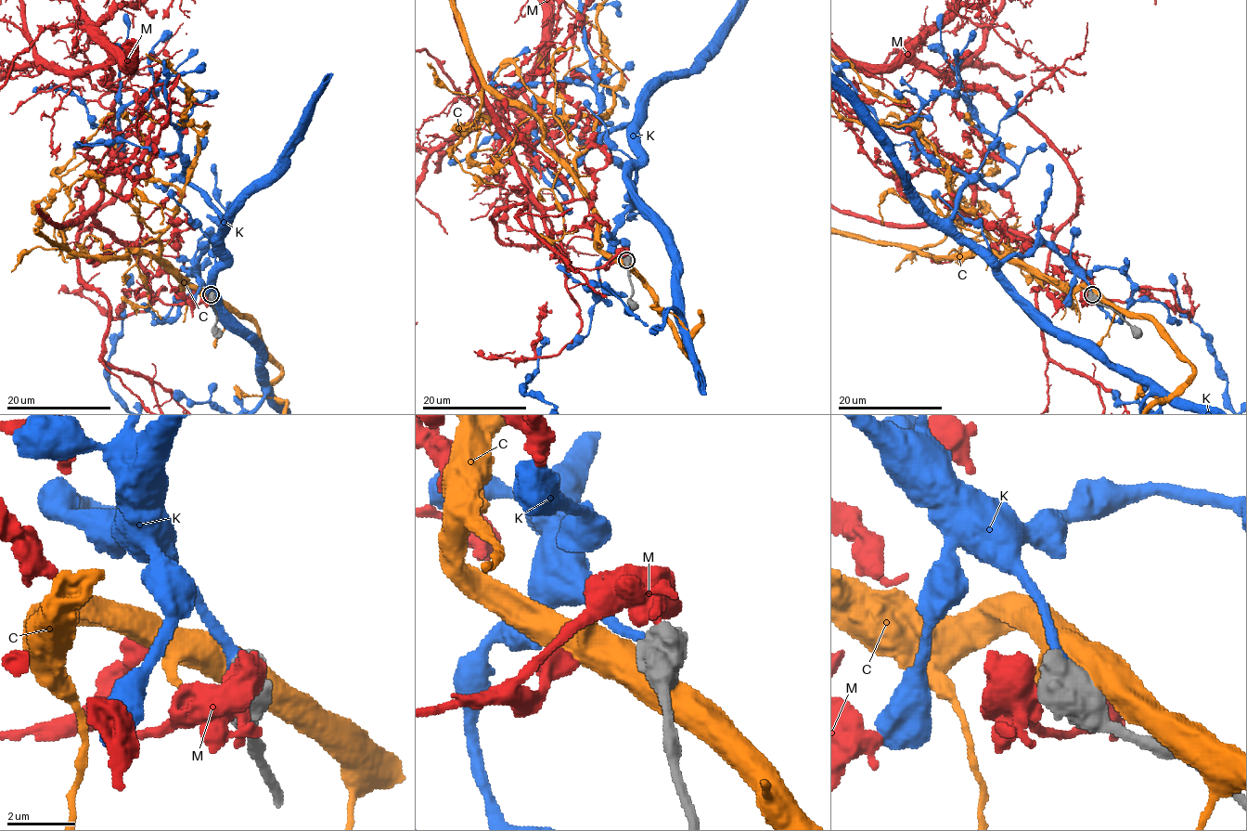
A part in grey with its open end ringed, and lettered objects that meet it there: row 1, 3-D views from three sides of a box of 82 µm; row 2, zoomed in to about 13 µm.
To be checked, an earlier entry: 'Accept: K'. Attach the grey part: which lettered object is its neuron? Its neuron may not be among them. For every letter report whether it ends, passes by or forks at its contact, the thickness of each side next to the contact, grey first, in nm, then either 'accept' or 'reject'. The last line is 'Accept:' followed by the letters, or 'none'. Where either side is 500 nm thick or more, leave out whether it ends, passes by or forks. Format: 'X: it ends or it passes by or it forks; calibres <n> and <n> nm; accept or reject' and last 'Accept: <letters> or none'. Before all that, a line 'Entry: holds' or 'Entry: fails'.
Entry: holds
C: calibres 800 and 800 nm; reject
K: calibres 900 and 420 nm; accept
M: calibres 800 and 800 nm; reject
Accept: K

